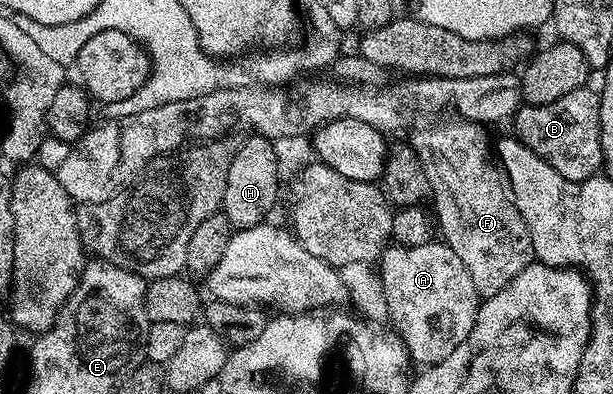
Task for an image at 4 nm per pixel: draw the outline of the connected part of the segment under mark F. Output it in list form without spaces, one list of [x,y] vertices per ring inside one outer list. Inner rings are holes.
[[[438,120],[436,122],[438,125],[434,129],[418,128],[412,134],[414,137],[413,141],[411,140],[411,147],[415,155],[419,155],[419,163],[423,163],[423,171],[427,171],[436,228],[438,230],[441,228],[440,236],[445,244],[451,247],[451,251],[455,251],[455,255],[459,255],[463,267],[467,267],[471,275],[471,283],[475,283],[478,294],[486,298],[503,291],[503,287],[507,287],[507,283],[511,283],[511,279],[515,279],[519,271],[523,271],[535,261],[533,244],[531,235],[527,231],[527,223],[523,223],[519,211],[513,206],[513,198],[503,184],[498,170],[494,166],[494,170],[489,166],[491,141],[489,145],[489,137],[485,134],[488,132],[475,121],[452,120]]]

